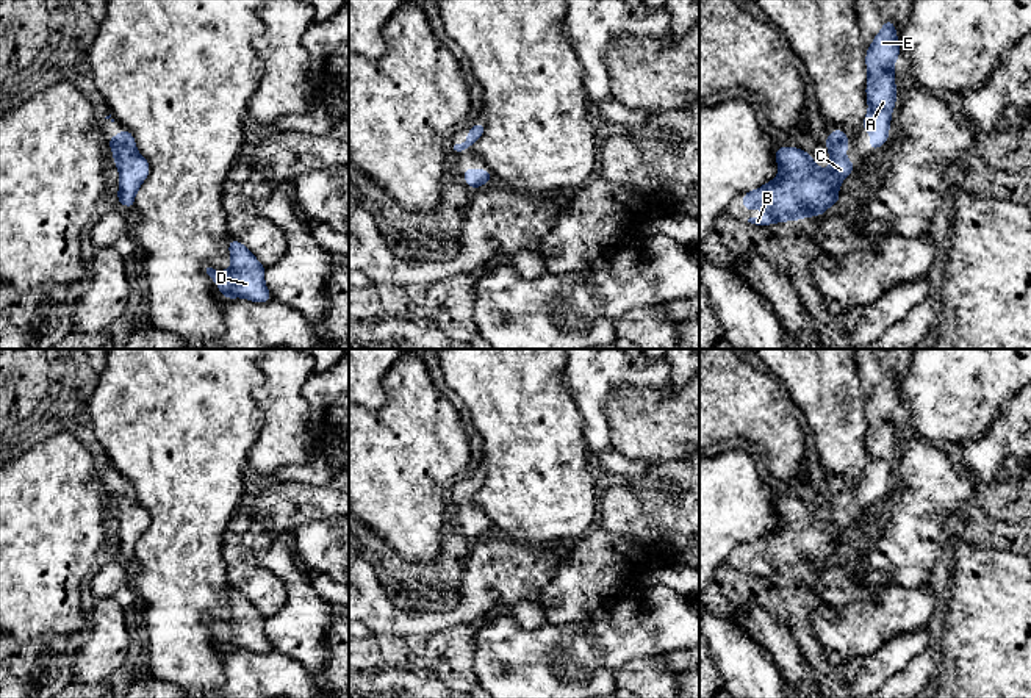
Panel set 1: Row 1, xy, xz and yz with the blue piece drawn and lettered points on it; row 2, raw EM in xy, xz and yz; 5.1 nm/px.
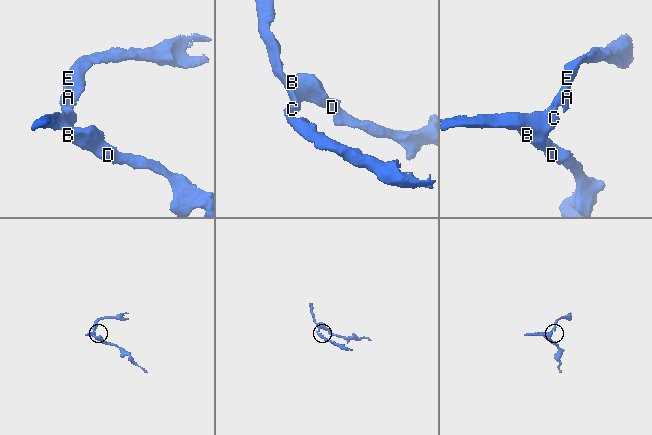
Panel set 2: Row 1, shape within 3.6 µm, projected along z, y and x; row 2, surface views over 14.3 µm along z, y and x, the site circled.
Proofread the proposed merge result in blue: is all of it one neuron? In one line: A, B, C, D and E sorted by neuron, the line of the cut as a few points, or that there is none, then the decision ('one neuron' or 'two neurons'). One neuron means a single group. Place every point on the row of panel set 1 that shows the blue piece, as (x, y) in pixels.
A B C D E; no cut; one neuron

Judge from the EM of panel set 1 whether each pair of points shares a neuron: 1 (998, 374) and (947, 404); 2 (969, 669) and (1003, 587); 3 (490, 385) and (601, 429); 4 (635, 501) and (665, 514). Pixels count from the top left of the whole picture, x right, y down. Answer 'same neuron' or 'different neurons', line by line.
1: same neuron
2: same neuron
3: different neurons
4: same neuron

